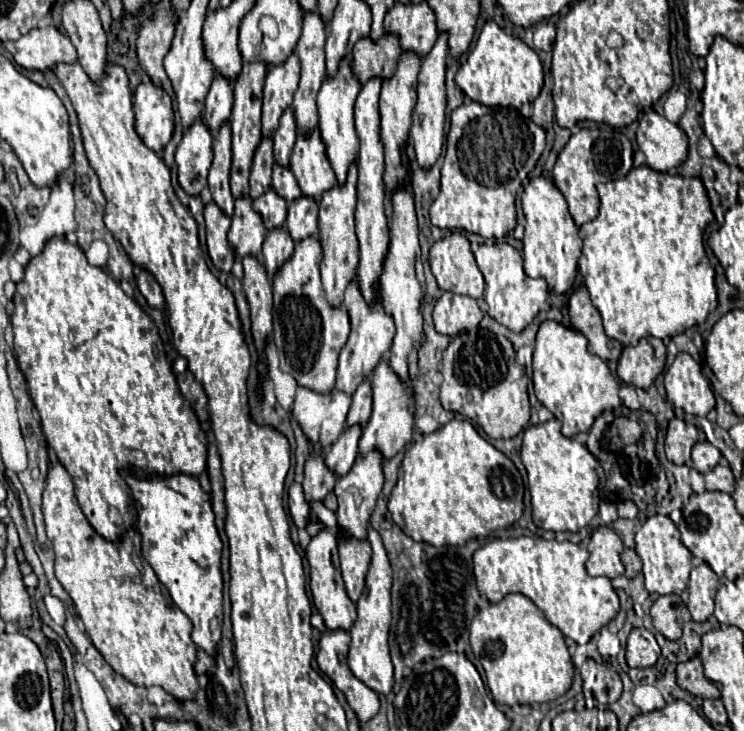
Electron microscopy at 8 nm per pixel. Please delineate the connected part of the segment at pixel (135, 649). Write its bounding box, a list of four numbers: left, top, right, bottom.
[43,462,199,700]

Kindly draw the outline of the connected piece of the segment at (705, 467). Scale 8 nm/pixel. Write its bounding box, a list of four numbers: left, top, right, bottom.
[691,442,721,474]

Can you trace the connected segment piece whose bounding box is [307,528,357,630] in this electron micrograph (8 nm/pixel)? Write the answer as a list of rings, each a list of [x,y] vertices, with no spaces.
[[[323,528],[319,534],[315,534],[307,546],[307,560],[309,560],[309,568],[311,568],[311,592],[313,592],[313,600],[315,606],[319,610],[319,614],[325,620],[325,626],[329,630],[335,628],[343,628],[349,630],[357,610],[355,610],[355,602],[347,596],[343,578],[341,578],[341,568],[339,568],[339,554],[337,554],[337,540],[335,534],[331,534],[327,528]]]

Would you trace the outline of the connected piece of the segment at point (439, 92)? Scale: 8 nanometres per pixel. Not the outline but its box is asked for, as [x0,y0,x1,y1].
[409,32,449,168]

